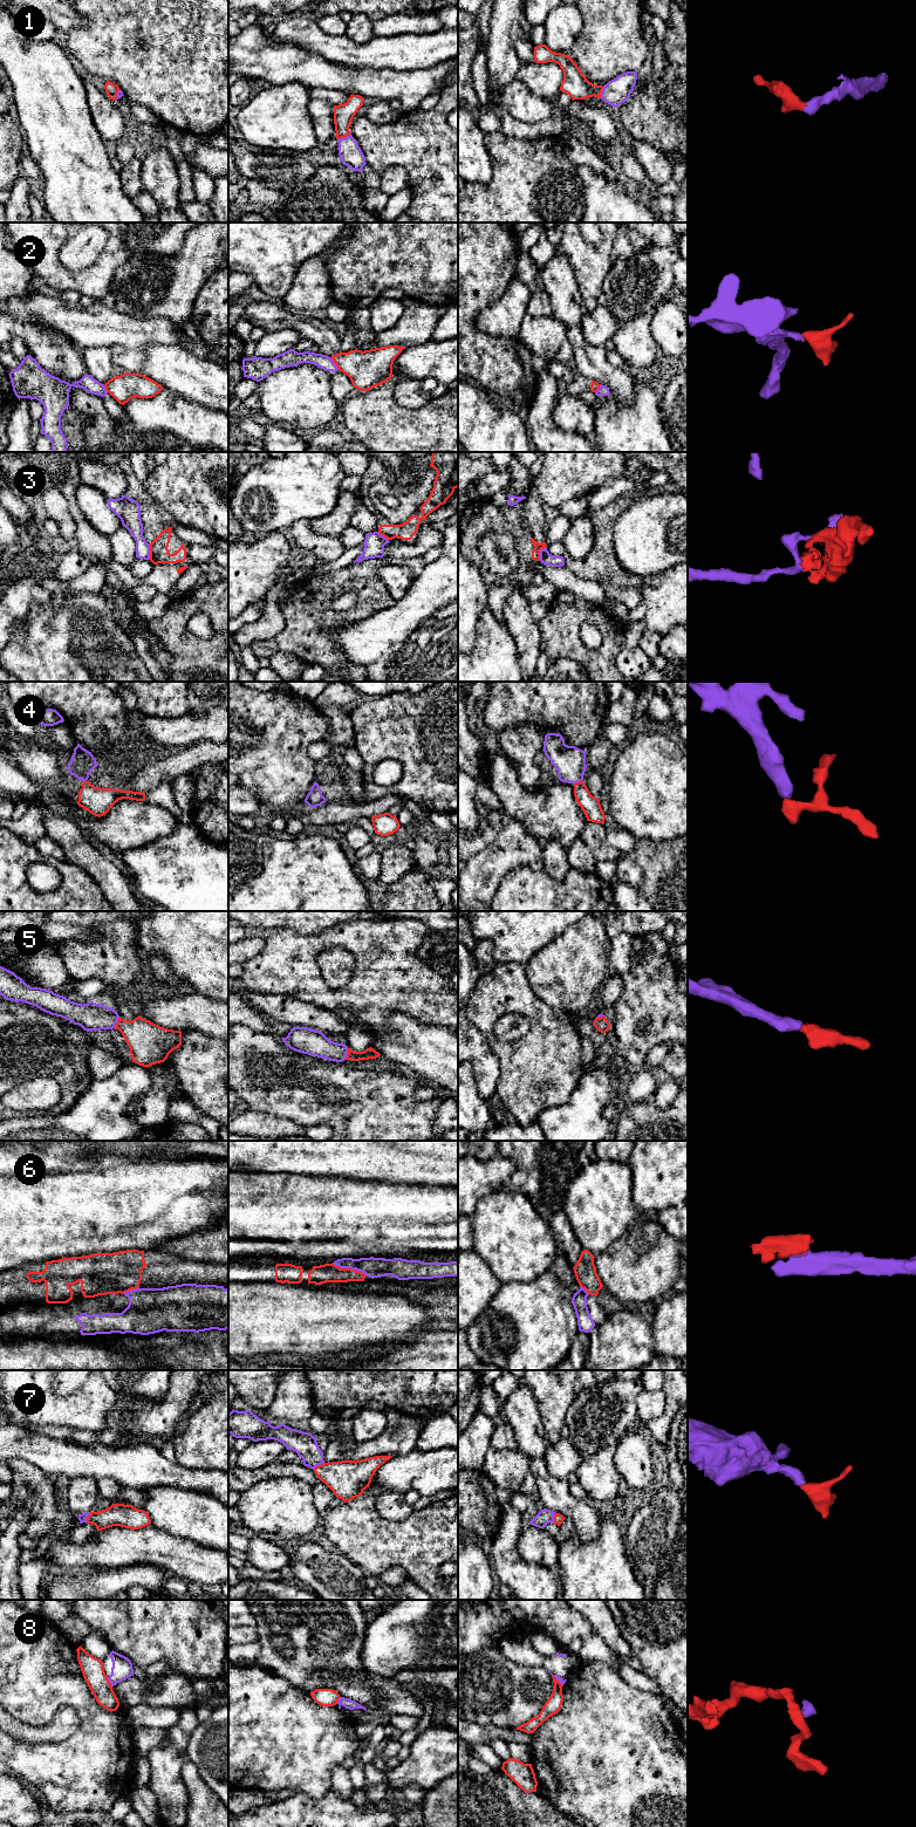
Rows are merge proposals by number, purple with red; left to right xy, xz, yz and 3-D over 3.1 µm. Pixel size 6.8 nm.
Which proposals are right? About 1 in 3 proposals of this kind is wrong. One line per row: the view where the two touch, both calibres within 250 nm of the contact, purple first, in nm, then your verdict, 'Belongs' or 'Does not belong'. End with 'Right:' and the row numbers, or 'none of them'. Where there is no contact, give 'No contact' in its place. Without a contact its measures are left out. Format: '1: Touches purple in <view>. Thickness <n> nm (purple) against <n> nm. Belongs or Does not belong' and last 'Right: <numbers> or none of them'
1: Touches purple in xz. Thickness 160 nm (purple) against 140 nm. Belongs
2: Touches purple in xz. Thickness 100 nm (purple) against 260 nm. Does not belong
3: Touches purple in yz. Thickness 90 nm (purple) against 60 nm. Does not belong
4: Touches purple in yz. Thickness 220 nm (purple) against 130 nm. Belongs
5: Touches purple in xy. Thickness 190 nm (purple) against 260 nm. Belongs
6: Touches purple in xz. Thickness 140 nm (purple) against 130 nm. Does not belong
7: Touches purple in xz. Thickness 170 nm (purple) against 260 nm. Belongs
8: Touches purple in xy. Thickness 140 nm (purple) against 150 nm. Does not belong
Right: 1, 4, 5, 7

